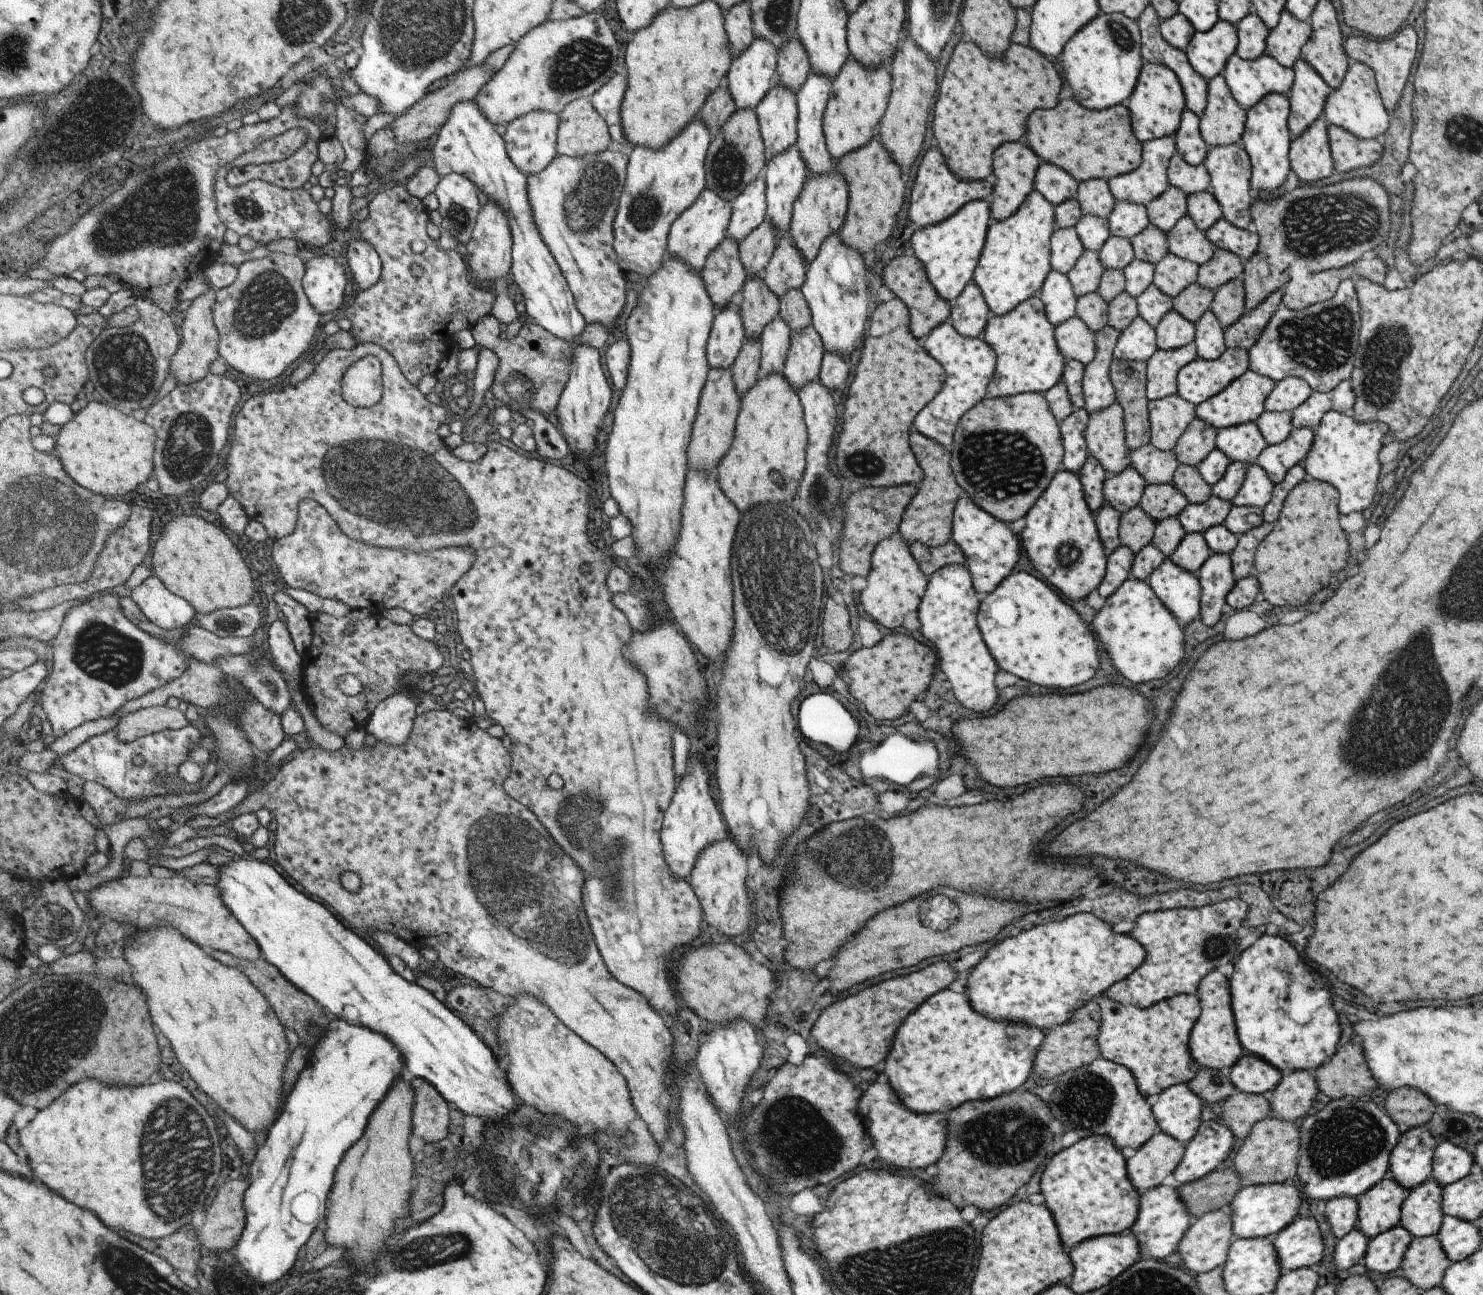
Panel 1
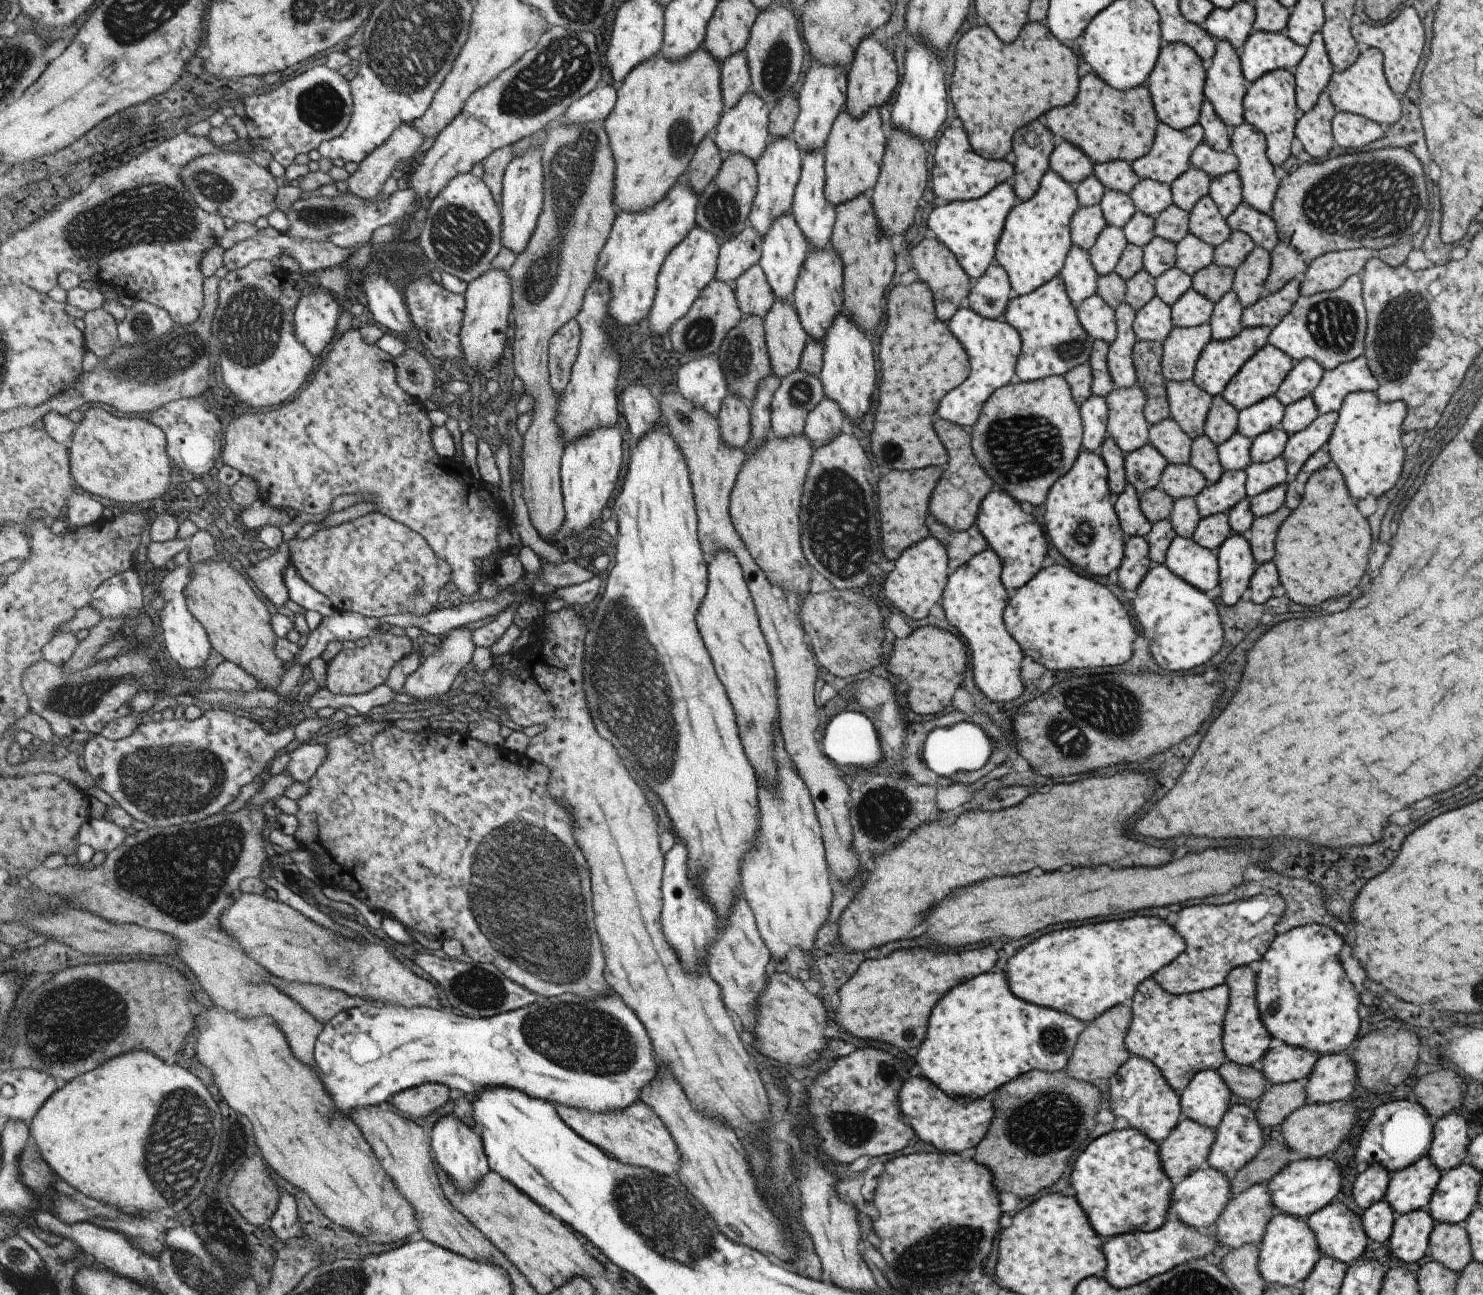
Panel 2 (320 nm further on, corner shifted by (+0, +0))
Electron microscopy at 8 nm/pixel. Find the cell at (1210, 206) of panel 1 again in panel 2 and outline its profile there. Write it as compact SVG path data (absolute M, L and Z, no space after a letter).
M1235 171L1211 178L1208 195L1214 200L1220 215L1226 219L1242 201L1241 181Z

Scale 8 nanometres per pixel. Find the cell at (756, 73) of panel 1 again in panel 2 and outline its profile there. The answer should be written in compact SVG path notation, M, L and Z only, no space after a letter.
M748 91L737 100L737 104L732 108L726 109L719 116L719 121L714 127L715 146L719 148L719 152L725 156L726 154L733 154L733 152L739 152L747 158L751 158L753 163L755 160L763 154L765 146L770 142L769 130L767 130L767 124L769 122L770 107L759 98L755 96L755 92Z

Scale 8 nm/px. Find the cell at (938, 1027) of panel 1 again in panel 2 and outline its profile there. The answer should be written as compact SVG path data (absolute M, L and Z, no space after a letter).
M989 970L987 973L981 973L973 978L968 978L966 981L963 981L962 983L955 985L953 988L950 988L934 1004L934 1007L931 1009L929 1015L929 1022L927 1023L925 1038L919 1045L919 1049L914 1056L914 1060L915 1064L918 1064L921 1068L921 1075L923 1075L926 1079L929 1079L941 1092L943 1092L943 1094L950 1097L959 1097L961 1099L978 1099L989 1096L1006 1082L1013 1080L1016 1076L1030 1071L1031 1069L1047 1072L1063 1070L1067 1064L1067 1061L1072 1055L1076 1040L1078 1039L1079 1033L1084 1029L1085 1024L1087 1023L1084 1023L1082 1020L1079 1020L1066 1012L1057 1012L1057 1010L1049 1007L1040 1007L1039 1005L1016 997L1008 987L1006 974L1003 971L993 972L993 970Z

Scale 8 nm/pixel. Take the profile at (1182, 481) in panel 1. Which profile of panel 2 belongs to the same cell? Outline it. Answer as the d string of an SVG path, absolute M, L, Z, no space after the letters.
M1204 434L1194 438L1190 444L1190 459L1187 463L1205 477L1207 484L1219 480L1224 471L1218 461L1216 446Z

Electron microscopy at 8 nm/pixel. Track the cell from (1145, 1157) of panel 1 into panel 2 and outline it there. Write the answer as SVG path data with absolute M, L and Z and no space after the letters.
M1183 1120L1158 1145L1159 1164L1172 1185L1205 1166L1214 1130L1193 1120Z

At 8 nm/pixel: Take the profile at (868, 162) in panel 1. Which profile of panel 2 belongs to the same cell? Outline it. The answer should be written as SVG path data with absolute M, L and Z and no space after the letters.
M868 193L859 194L834 207L835 222L829 236L829 247L835 250L842 265L843 311L853 324L871 337L872 328L881 320L881 302L894 272L894 253L889 240L877 226Z

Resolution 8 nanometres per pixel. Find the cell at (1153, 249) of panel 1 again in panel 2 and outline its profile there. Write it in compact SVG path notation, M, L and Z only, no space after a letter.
M1173 204L1154 216L1153 234L1171 242L1179 242L1188 233L1188 212Z

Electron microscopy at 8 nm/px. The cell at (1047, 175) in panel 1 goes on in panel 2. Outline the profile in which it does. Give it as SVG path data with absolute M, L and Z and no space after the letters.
M1056 141L1048 159L1048 169L1073 186L1088 178L1094 165L1079 148L1063 141Z

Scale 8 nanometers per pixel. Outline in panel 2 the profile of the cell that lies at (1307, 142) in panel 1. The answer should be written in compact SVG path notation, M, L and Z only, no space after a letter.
M1323 90L1319 93L1315 106L1297 116L1294 136L1301 142L1302 150L1313 158L1327 156L1329 149L1335 145L1330 129L1330 120L1335 111L1329 95Z

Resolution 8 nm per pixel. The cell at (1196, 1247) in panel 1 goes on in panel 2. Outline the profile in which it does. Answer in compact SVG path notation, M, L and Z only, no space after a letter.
M1265 1183L1255 1184L1237 1194L1237 1196L1232 1197L1225 1204L1223 1212L1215 1220L1215 1242L1219 1246L1227 1247L1231 1250L1235 1250L1235 1248L1239 1248L1245 1244L1259 1245L1267 1222L1278 1213L1279 1210L1273 1206Z

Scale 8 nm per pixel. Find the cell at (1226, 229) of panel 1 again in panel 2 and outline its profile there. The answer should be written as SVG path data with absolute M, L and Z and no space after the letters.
M1243 200L1225 220L1231 231L1244 232L1255 245L1267 252L1277 244L1274 220L1267 213L1256 211Z

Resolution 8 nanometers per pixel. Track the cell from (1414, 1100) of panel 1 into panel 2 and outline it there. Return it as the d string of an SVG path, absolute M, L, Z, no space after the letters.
M1445 1067L1428 1072L1411 1080L1413 1099L1425 1110L1428 1116L1447 1115L1447 1112L1461 1106L1465 1080L1453 1069Z

